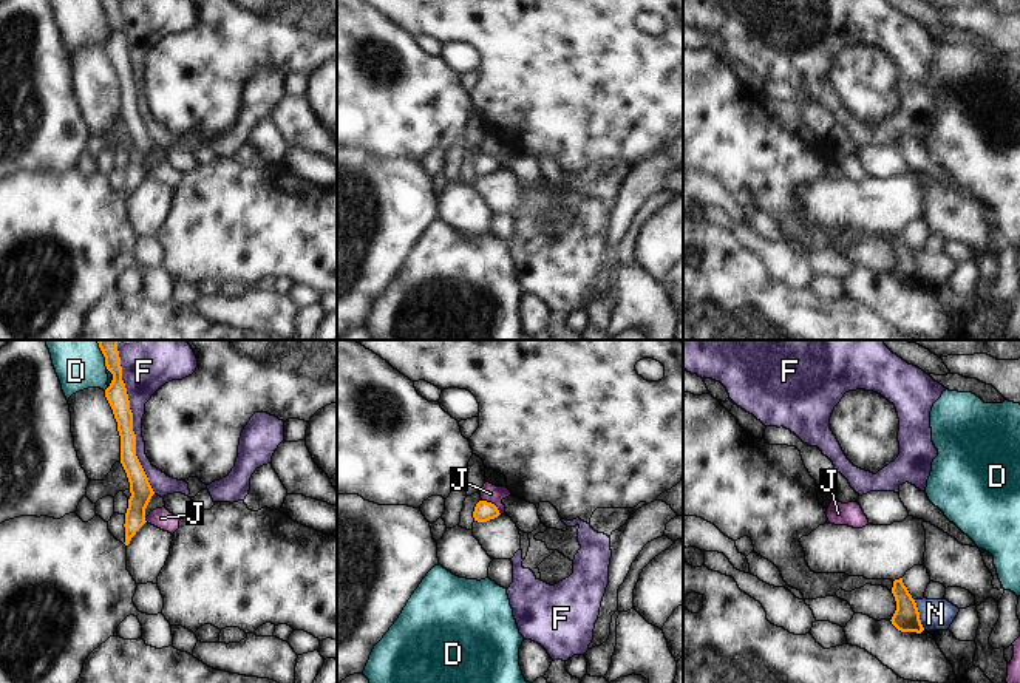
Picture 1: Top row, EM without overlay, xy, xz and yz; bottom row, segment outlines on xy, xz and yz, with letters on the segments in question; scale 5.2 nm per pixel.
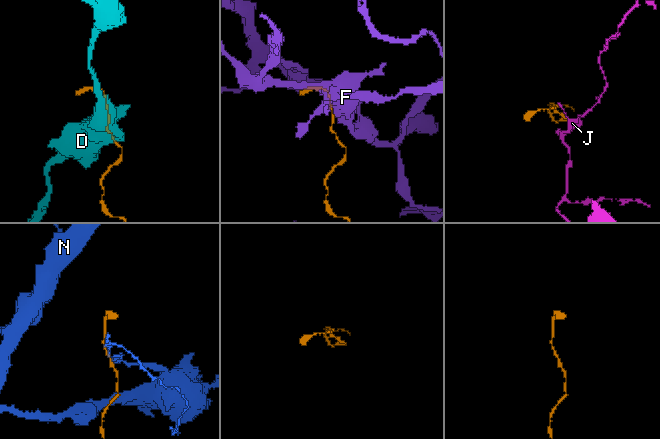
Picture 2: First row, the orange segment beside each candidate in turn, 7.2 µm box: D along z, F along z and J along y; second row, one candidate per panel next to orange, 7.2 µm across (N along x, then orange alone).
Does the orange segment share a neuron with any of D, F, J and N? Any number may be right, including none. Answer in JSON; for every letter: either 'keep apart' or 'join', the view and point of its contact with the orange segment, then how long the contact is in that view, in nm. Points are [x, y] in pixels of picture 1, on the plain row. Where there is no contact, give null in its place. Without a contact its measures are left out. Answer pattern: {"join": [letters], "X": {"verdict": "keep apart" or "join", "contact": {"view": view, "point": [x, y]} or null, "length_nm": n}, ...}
{"join": [], "D": {"verdict": "keep apart", "contact": {"view": "xy", "point": [104, 10]}, "length_nm": 130}, "F": {"verdict": "keep apart", "contact": {"view": "xy", "point": [132, 74]}, "length_nm": 800}, "J": {"verdict": "keep apart", "contact": {"view": "xz", "point": [493, 158]}, "length_nm": 130}, "N": {"verdict": "keep apart", "contact": {"view": "yz", "point": [918, 269]}, "length_nm": 170}}

